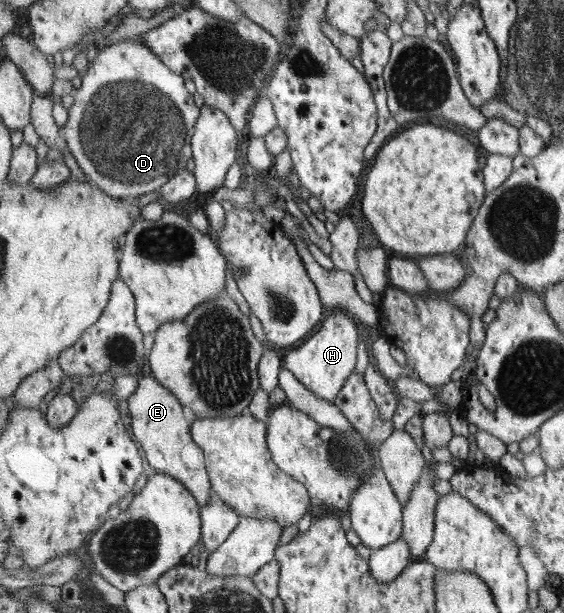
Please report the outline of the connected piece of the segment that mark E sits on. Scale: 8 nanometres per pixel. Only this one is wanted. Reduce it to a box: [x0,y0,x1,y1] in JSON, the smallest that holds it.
[127,372,212,508]

